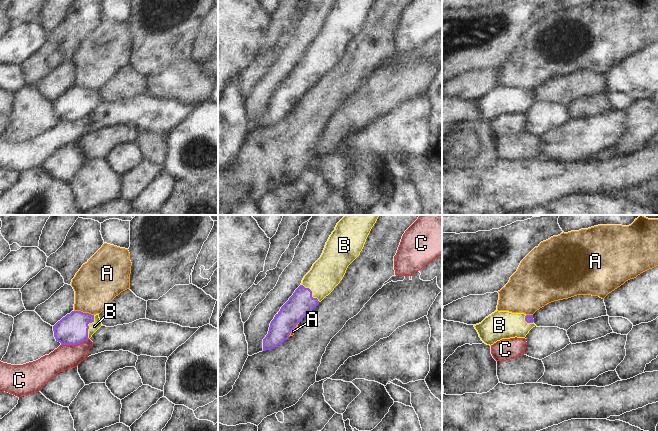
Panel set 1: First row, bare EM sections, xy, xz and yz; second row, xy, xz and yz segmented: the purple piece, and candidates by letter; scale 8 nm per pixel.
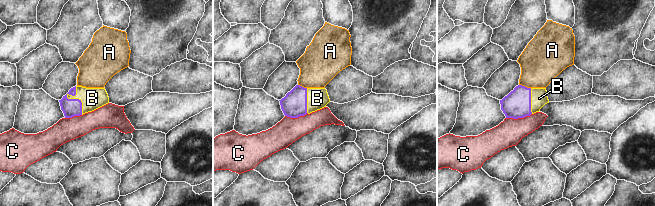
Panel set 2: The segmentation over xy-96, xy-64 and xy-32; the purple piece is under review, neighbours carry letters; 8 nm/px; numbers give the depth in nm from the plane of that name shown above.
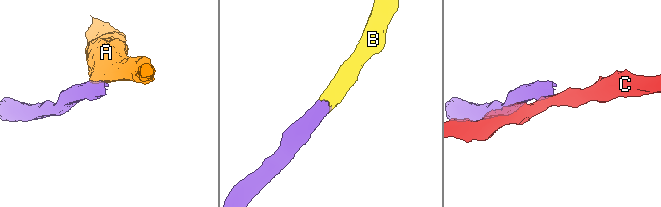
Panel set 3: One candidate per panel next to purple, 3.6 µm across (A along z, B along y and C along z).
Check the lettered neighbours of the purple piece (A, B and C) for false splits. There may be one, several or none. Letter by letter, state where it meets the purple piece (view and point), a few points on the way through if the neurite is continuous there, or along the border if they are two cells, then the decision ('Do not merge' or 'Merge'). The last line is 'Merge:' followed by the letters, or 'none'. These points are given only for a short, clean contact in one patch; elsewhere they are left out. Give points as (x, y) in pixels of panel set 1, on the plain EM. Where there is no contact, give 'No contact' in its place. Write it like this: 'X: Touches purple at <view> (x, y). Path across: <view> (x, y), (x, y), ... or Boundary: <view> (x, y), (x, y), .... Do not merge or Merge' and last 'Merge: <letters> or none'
A: Touches purple at xy (84, 89). Boundary: xy (74, 86), (88, 88), (93, 91). Do not merge
B: Touches purple at xy (88, 102). Path across: xy (72, 105), (88, 102), (94, 102). Merge
C: Touches purple at xy (74, 120). Boundary: xy (88, 114), (76, 120), (61, 121). Do not merge
Merge: B

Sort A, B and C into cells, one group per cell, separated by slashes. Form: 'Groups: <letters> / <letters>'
Groups: A / B / C

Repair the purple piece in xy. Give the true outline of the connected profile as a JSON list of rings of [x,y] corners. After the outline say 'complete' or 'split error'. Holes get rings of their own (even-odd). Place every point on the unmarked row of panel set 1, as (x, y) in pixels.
[[[72,87],[53,102],[54,113],[61,121],[77,121],[90,115],[101,102],[99,90]]]; split error

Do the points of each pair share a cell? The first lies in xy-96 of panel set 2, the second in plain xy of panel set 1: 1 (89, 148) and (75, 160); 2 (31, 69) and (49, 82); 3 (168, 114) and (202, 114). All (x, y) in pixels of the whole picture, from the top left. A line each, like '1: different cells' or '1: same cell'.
1: different cells
2: different cells
3: different cells

